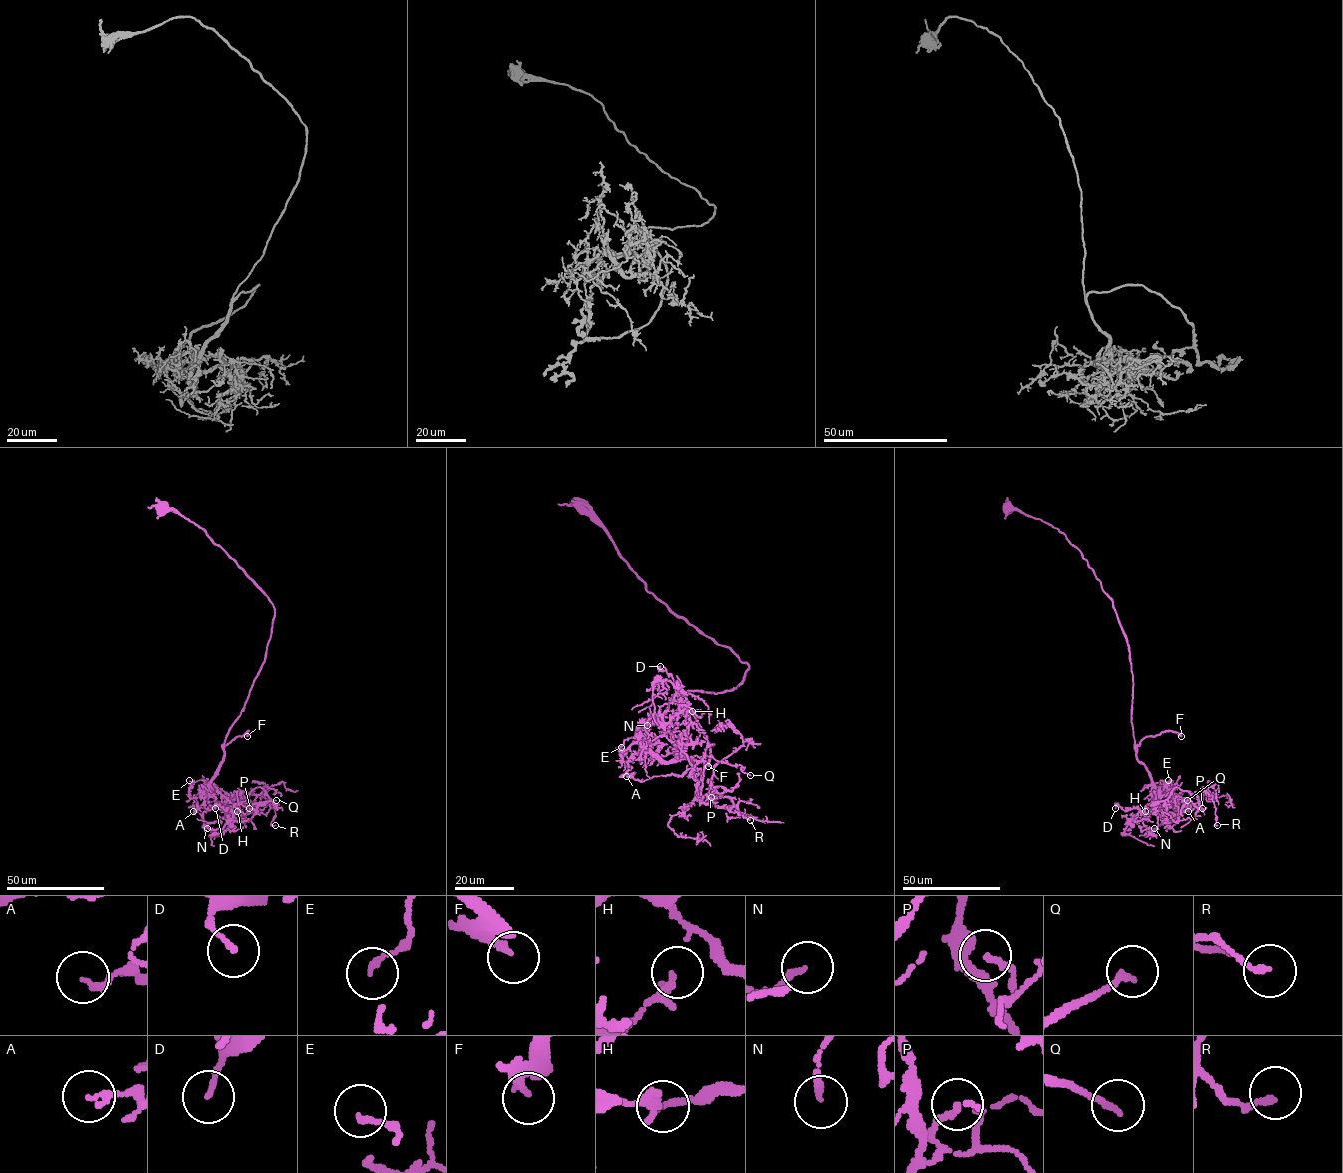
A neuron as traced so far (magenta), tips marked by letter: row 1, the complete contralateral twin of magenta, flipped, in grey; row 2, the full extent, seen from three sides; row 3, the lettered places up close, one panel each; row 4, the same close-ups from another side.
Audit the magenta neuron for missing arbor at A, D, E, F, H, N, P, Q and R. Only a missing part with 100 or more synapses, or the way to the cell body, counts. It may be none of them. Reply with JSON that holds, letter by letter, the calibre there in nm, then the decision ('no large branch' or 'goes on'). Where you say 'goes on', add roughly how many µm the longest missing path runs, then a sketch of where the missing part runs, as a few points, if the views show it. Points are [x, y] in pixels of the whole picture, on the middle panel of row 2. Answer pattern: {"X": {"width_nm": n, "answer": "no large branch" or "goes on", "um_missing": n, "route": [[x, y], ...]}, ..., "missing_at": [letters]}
{"A": {"width_nm": 140, "answer": "no large branch"}, "D": {"width_nm": 130, "answer": "no large branch"}, "E": {"width_nm": 120, "answer": "no large branch"}, "F": {"width_nm": 190, "answer": "goes on", "um_missing": 90, "route": [[708, 766], [706, 797], [682, 824], [606, 831], [590, 856], [592, 865], [578, 878]]}, "H": {"width_nm": 160, "answer": "no large branch"}, "N": {"width_nm": 180, "answer": "no large branch"}, "P": {"width_nm": 180, "answer": "no large branch"}, "Q": {"width_nm": 180, "answer": "no large branch"}, "R": {"width_nm": 180, "answer": "no large branch"}, "missing_at": ["F"]}

